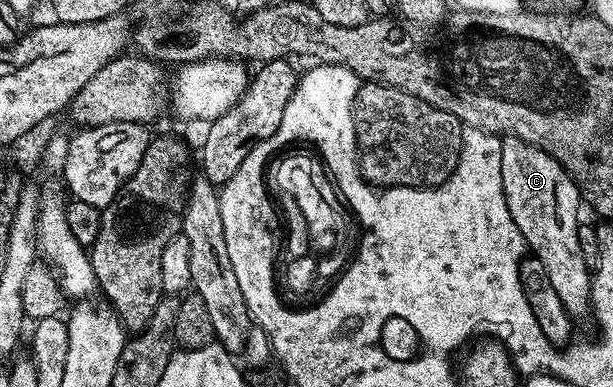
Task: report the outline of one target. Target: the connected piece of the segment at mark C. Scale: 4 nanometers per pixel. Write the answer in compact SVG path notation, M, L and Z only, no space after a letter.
M501 136L501 181L507 210L523 234L528 251L543 262L555 294L569 315L580 318L591 308L591 264L579 246L577 227L583 201L577 183L551 154L518 136Z

